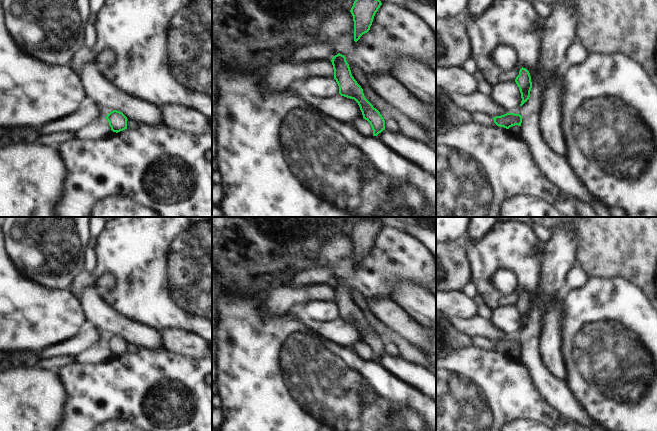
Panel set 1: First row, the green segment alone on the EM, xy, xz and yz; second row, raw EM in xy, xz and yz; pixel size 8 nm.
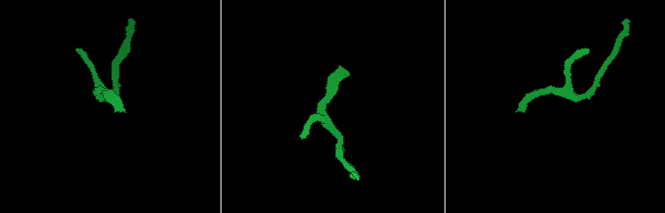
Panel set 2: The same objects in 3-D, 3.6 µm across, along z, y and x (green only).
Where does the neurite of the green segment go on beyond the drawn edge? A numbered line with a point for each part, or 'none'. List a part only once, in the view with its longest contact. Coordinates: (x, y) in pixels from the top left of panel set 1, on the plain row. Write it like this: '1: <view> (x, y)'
none

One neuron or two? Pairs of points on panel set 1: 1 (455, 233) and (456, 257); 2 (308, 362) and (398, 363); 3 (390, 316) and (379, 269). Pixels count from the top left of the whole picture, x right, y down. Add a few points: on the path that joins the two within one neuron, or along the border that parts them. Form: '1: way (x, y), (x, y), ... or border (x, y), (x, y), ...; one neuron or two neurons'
1: border (460, 242), (446, 243); two neurons
2: border (375, 360), (397, 378); two neurons
3: border (389, 297), (370, 296), (366, 299); two neurons

